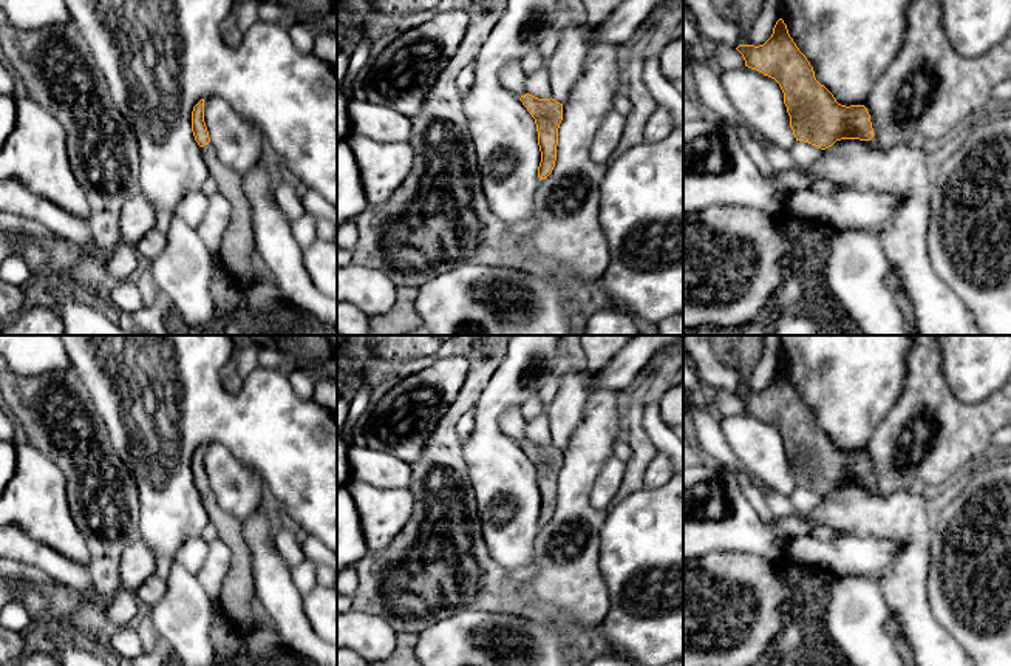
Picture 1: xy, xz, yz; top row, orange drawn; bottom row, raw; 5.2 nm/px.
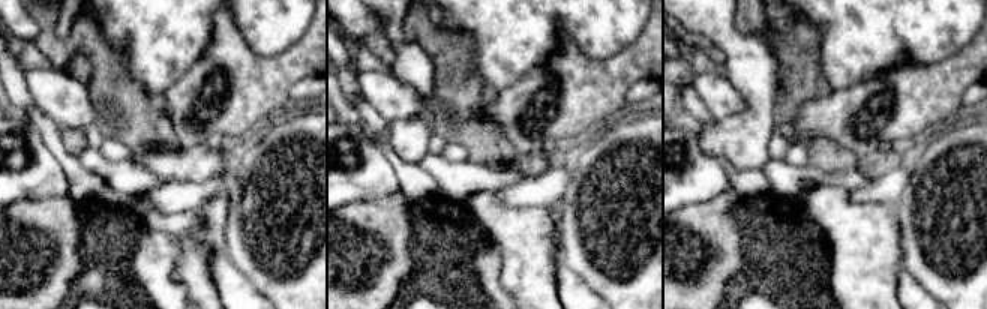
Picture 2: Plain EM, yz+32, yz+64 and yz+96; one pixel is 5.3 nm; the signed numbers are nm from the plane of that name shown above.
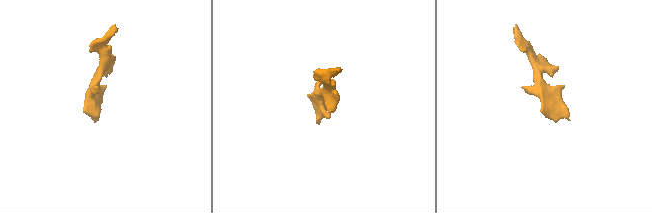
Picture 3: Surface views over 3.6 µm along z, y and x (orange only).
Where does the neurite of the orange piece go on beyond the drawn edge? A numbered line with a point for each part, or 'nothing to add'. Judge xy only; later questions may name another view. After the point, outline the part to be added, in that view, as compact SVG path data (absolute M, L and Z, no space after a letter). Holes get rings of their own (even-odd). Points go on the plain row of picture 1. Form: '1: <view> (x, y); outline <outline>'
1: xy (237, 595); outline M210 488L201 493L201 501L218 538L232 552L230 569L223 583L221 606L232 624L254 630L258 626L252 612L252 601L255 600L252 555L243 538L241 521L220 507Z

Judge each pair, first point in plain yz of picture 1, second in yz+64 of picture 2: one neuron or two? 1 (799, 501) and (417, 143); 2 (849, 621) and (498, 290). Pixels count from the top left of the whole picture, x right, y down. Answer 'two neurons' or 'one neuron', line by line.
1: two neurons
2: one neuron

